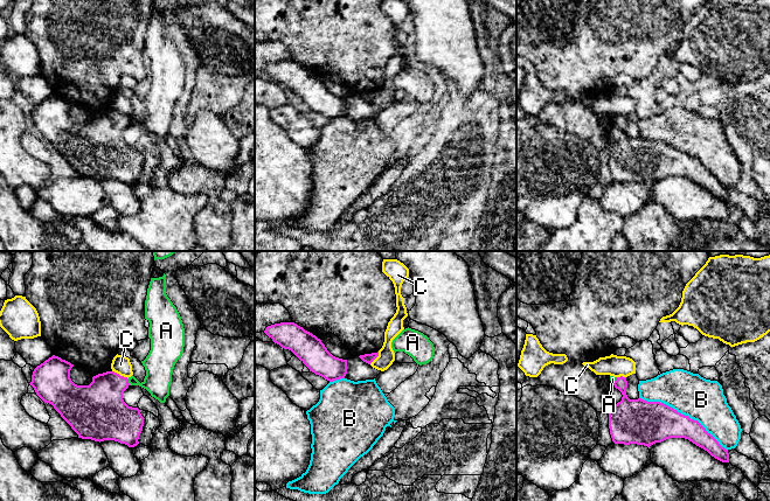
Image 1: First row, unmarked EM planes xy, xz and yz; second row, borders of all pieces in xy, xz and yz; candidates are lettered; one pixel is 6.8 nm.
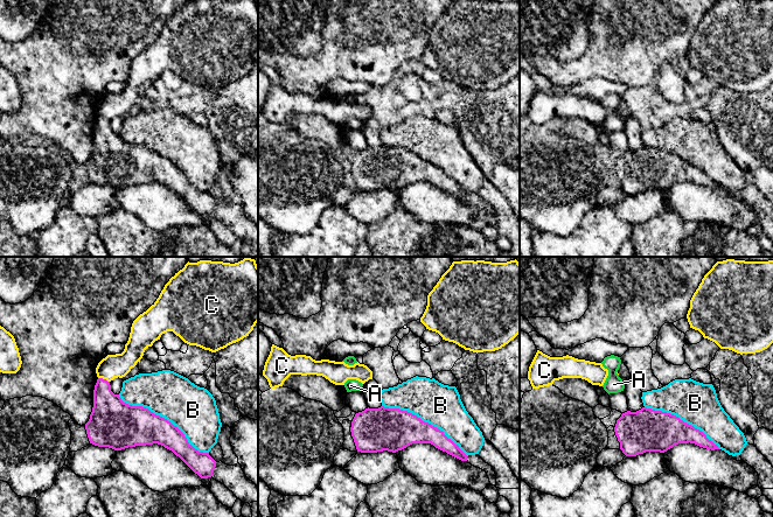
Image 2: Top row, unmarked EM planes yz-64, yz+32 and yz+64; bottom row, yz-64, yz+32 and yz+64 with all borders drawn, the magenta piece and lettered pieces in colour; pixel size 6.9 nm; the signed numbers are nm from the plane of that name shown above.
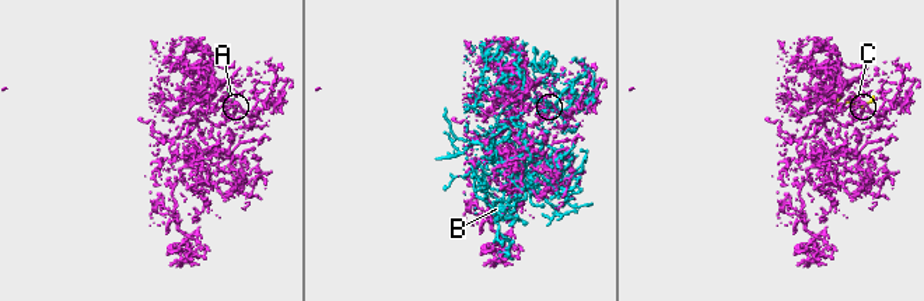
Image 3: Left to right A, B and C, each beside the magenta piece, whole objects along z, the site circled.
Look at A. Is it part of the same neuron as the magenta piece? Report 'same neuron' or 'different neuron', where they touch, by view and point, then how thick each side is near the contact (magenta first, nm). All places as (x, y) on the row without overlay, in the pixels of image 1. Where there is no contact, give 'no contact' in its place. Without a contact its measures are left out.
different neuron | xy (127, 120) | 320/200 nm

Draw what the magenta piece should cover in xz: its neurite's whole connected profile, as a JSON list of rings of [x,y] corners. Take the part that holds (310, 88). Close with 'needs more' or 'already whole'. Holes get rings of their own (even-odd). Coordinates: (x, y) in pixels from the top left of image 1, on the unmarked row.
[[[275,62],[264,71],[282,86],[291,89],[315,113],[329,120],[345,117],[347,98],[333,95],[320,77],[297,62]]]; already whole

